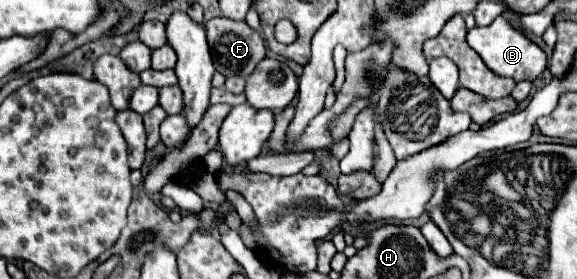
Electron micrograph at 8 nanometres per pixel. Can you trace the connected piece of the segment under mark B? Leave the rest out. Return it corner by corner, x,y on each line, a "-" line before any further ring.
505,16
495,18
485,28
475,26
473,30
469,30
467,44
481,56
481,60
485,62
485,66
489,70
493,70
499,76
509,76
517,82
521,82
521,80
533,82
537,76
541,76
541,72
547,66
547,54
535,42
531,42
523,32
513,28

